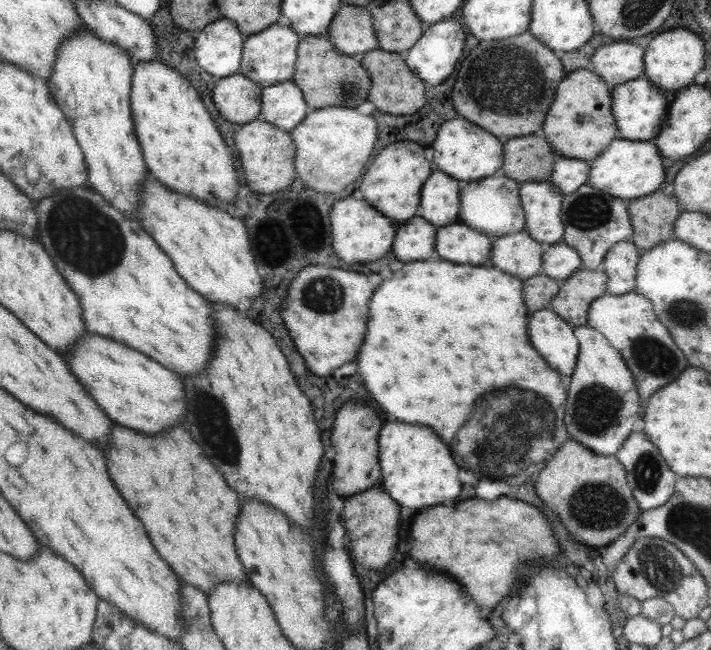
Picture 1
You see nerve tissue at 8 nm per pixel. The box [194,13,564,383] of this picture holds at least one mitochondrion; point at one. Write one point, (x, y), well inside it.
(510, 96)

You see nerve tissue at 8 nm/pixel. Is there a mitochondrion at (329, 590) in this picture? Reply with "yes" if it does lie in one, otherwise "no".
no

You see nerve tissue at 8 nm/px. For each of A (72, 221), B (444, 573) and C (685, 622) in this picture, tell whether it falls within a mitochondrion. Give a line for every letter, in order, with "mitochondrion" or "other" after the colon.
A: mitochondrion
B: other
C: other

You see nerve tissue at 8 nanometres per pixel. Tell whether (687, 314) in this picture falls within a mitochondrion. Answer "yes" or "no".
yes

